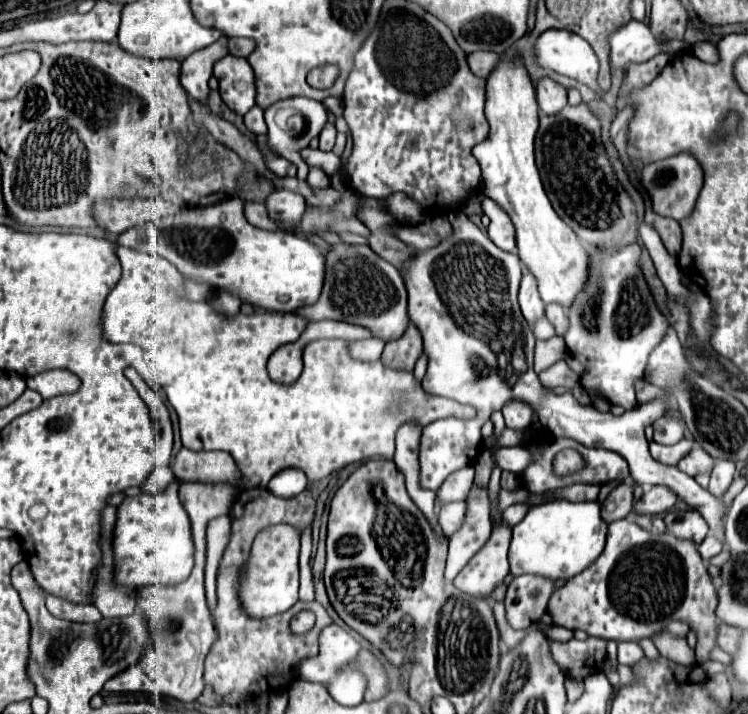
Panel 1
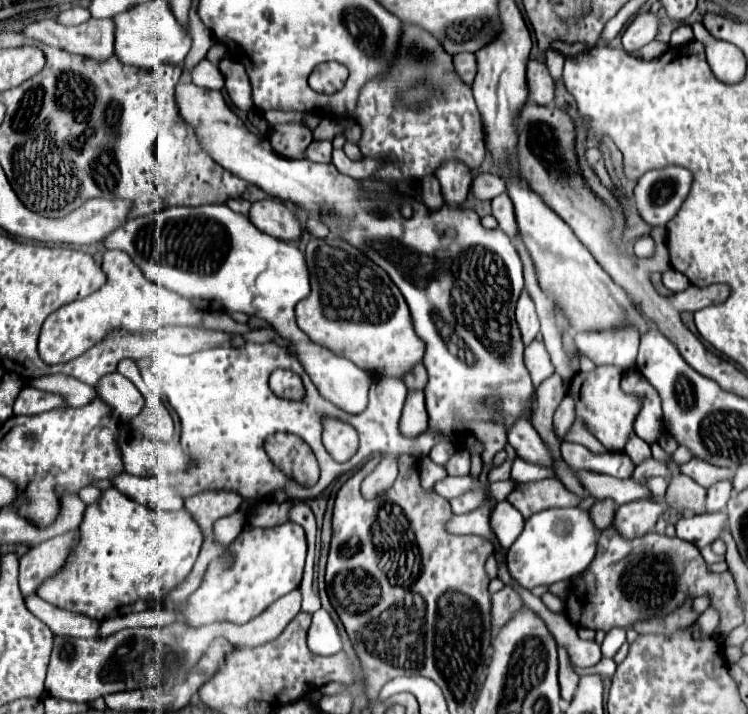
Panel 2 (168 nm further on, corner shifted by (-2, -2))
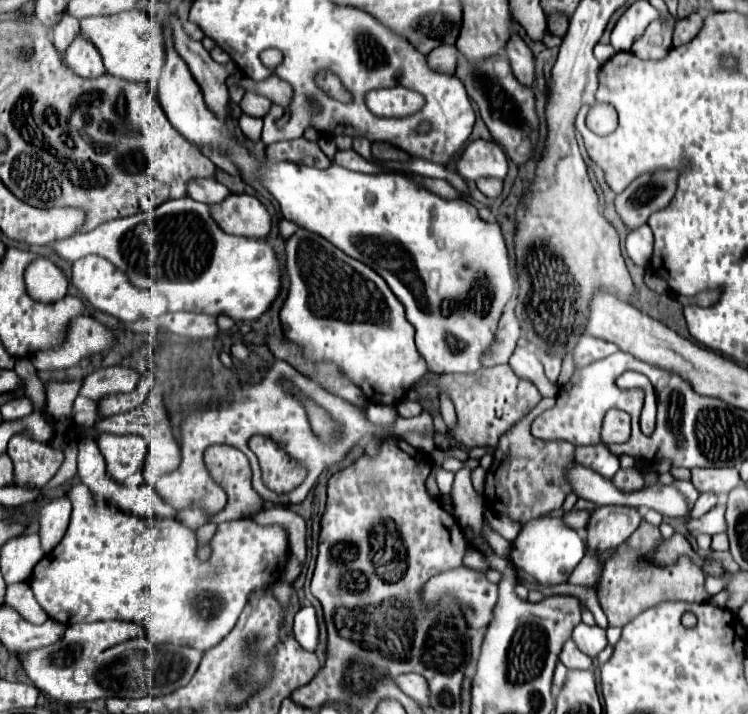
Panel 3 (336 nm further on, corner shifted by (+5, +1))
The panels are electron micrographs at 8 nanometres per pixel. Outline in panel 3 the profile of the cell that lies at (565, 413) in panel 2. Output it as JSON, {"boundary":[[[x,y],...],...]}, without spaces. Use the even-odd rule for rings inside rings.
{"boundary":[[[542,398],[540,404],[520,420],[520,424],[516,424],[508,434],[504,434],[504,438],[500,438],[494,452],[494,462],[486,474],[486,508],[508,514],[520,524],[562,508],[564,498],[570,492],[568,482],[564,482],[564,466],[568,466],[568,462],[574,462],[574,444],[564,440],[540,440],[530,432],[530,424],[534,422],[534,418],[552,406],[554,398]]]}

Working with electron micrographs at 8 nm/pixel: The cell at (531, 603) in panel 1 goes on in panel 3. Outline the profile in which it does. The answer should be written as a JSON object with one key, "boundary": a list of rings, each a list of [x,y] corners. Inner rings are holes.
{"boundary":[[[462,566],[462,568],[456,568],[456,570],[450,570],[450,572],[444,572],[444,574],[438,574],[436,578],[428,580],[428,584],[424,586],[424,598],[426,602],[438,602],[442,600],[444,596],[452,596],[460,602],[460,608],[464,610],[464,616],[468,618],[468,624],[470,628],[482,628],[482,626],[488,626],[490,620],[492,620],[492,610],[498,602],[498,586],[488,582],[484,572],[478,572],[478,570],[472,570],[468,566]]]}

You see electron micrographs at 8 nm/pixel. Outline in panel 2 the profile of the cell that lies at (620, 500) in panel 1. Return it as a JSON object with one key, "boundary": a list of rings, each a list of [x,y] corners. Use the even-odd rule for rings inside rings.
{"boundary":[[[607,499],[607,501],[597,501],[597,503],[589,509],[593,525],[595,525],[599,531],[611,527],[611,523],[613,523],[613,515],[615,515],[615,509],[617,509],[617,505],[615,505],[611,499]]]}

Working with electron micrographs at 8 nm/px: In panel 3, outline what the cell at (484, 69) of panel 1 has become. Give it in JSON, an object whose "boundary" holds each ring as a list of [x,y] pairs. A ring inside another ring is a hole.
{"boundary":[[[438,46],[428,56],[428,64],[432,66],[432,70],[454,74],[458,68],[458,48],[456,46]]]}

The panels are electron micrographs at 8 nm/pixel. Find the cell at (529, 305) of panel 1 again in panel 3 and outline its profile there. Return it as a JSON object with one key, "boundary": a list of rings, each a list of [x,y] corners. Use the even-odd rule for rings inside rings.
{"boundary":[[[506,308],[506,312],[500,318],[500,324],[498,324],[494,350],[492,350],[492,354],[488,354],[488,358],[484,358],[484,366],[506,364],[516,348],[520,334],[522,334],[522,328],[520,328],[520,322],[516,318],[514,308]]]}

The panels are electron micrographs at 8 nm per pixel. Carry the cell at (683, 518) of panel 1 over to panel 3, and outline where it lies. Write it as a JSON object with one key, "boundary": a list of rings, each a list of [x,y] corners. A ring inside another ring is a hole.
{"boundary":[[[718,504],[718,506],[714,506],[710,512],[706,512],[700,518],[688,518],[686,520],[688,532],[692,536],[698,536],[698,534],[710,534],[710,536],[714,536],[718,532],[724,532],[726,530],[724,510],[726,510],[726,506],[724,504]]]}

